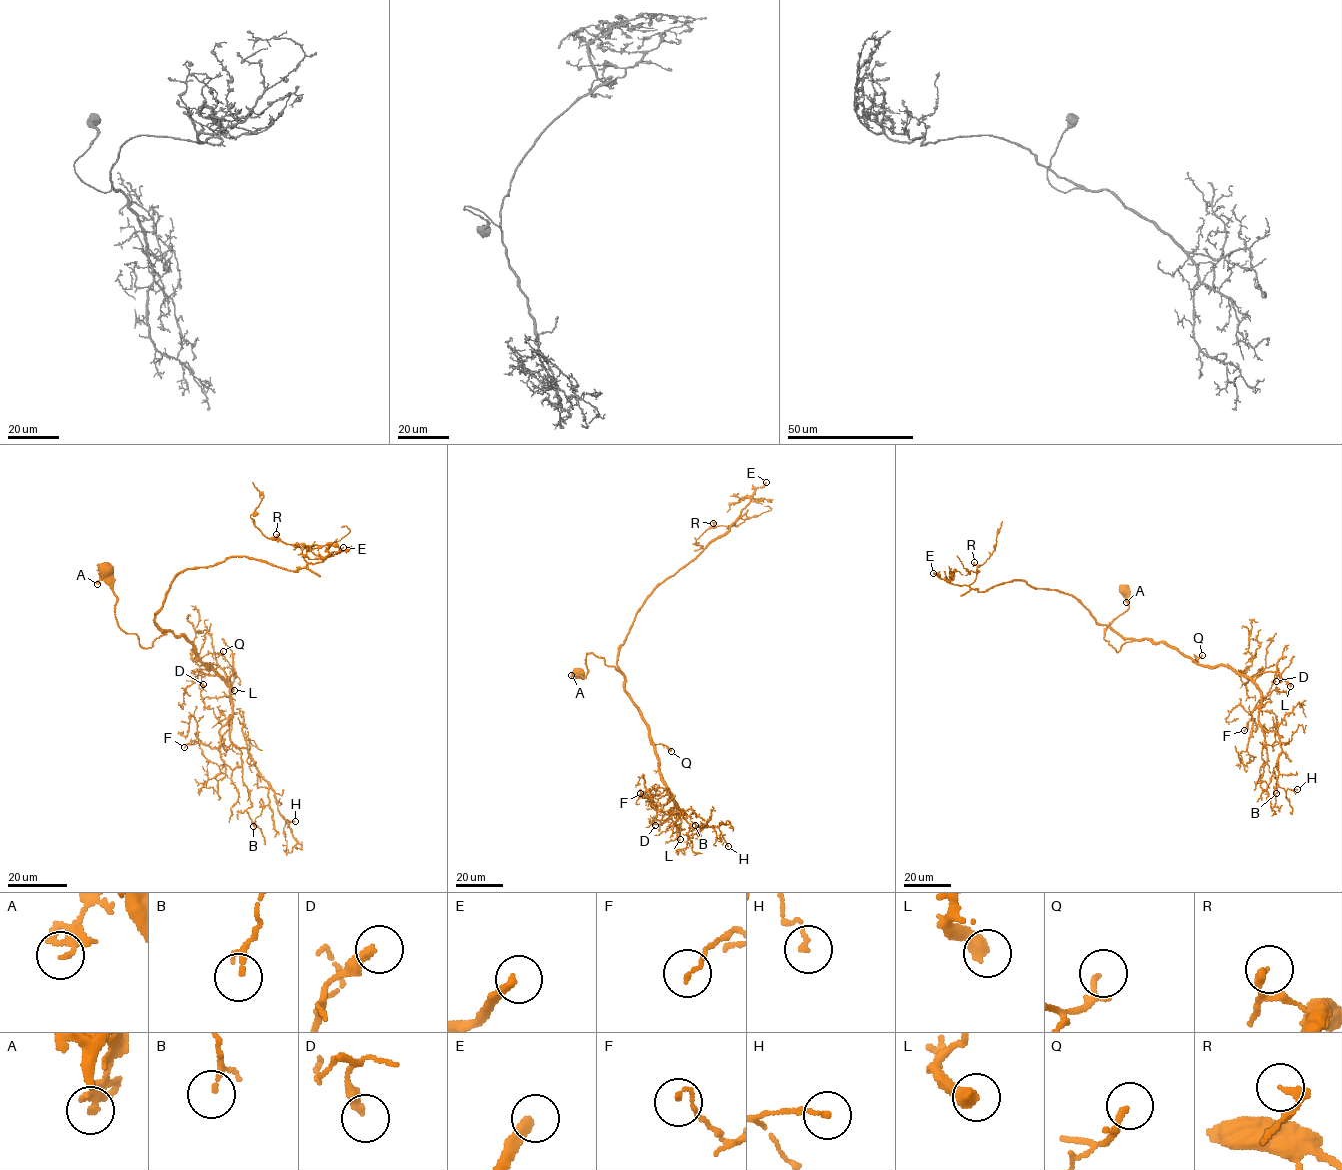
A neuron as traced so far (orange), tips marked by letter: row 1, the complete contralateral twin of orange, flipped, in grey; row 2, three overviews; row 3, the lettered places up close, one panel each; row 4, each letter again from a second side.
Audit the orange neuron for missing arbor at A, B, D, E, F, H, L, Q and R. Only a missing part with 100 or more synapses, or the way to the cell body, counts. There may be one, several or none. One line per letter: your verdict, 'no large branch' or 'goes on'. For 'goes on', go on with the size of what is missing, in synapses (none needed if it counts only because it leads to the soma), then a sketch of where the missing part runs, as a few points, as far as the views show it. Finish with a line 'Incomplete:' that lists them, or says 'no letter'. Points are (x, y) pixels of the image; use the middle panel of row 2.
A: goes on | 300 syn
B: no large branch
D: no large branch
E: goes on | 200 syn
F: no large branch
H: no large branch
L: no large branch
Q: no large branch
R: no large branch
Incomplete: A, E

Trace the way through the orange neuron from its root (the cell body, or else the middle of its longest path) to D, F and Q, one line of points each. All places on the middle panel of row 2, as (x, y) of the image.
D: (578, 671), (584, 677), (592, 653), (625, 678), (660, 779), (678, 806), (669, 801), (655, 825)
F: (578, 671), (584, 677), (592, 653), (624, 676), (678, 810), (673, 800), (652, 806), (640, 793)
Q: (578, 671), (586, 675), (588, 653), (603, 657), (625, 678), (624, 691), (650, 739), (671, 751)

